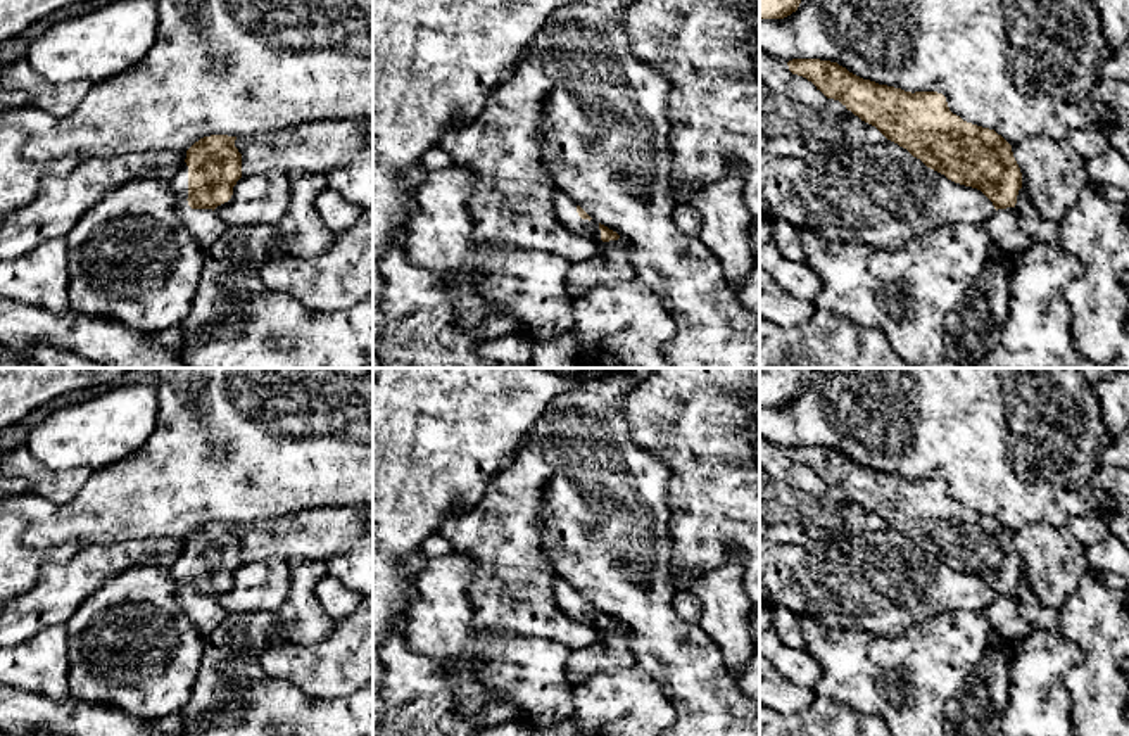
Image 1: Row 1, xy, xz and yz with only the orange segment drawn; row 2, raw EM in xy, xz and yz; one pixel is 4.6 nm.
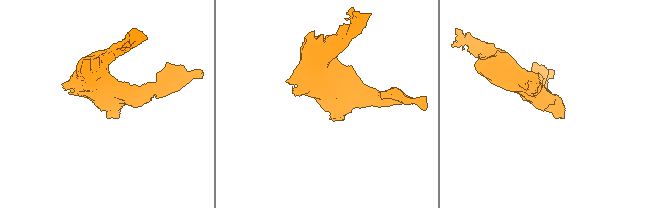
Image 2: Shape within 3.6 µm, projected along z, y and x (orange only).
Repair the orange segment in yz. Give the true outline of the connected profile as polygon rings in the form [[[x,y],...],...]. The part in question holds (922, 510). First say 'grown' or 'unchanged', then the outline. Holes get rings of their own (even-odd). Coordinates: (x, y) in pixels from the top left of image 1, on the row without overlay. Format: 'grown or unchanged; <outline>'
grown; [[[792,446],[787,453],[927,555],[981,577],[996,596],[984,610],[996,634],[1024,641],[1034,632],[1022,619],[1015,594],[1020,555],[1012,532],[994,517],[963,508],[937,479],[911,480],[879,472],[830,447]]]

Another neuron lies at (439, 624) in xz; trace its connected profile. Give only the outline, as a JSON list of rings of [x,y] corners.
[[[451,551],[423,558],[413,577],[416,600],[404,612],[401,631],[407,650],[438,663],[471,665],[485,686],[508,693],[537,727],[571,720],[575,714],[573,684],[566,679],[566,662],[571,651],[544,638],[476,631],[473,627],[475,608],[468,596],[475,572],[475,562],[461,553]]]

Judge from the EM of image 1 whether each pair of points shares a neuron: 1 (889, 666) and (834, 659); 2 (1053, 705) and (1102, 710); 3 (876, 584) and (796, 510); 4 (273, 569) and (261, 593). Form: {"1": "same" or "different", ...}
{"1": "same", "2": "different", "3": "different", "4": "same"}

